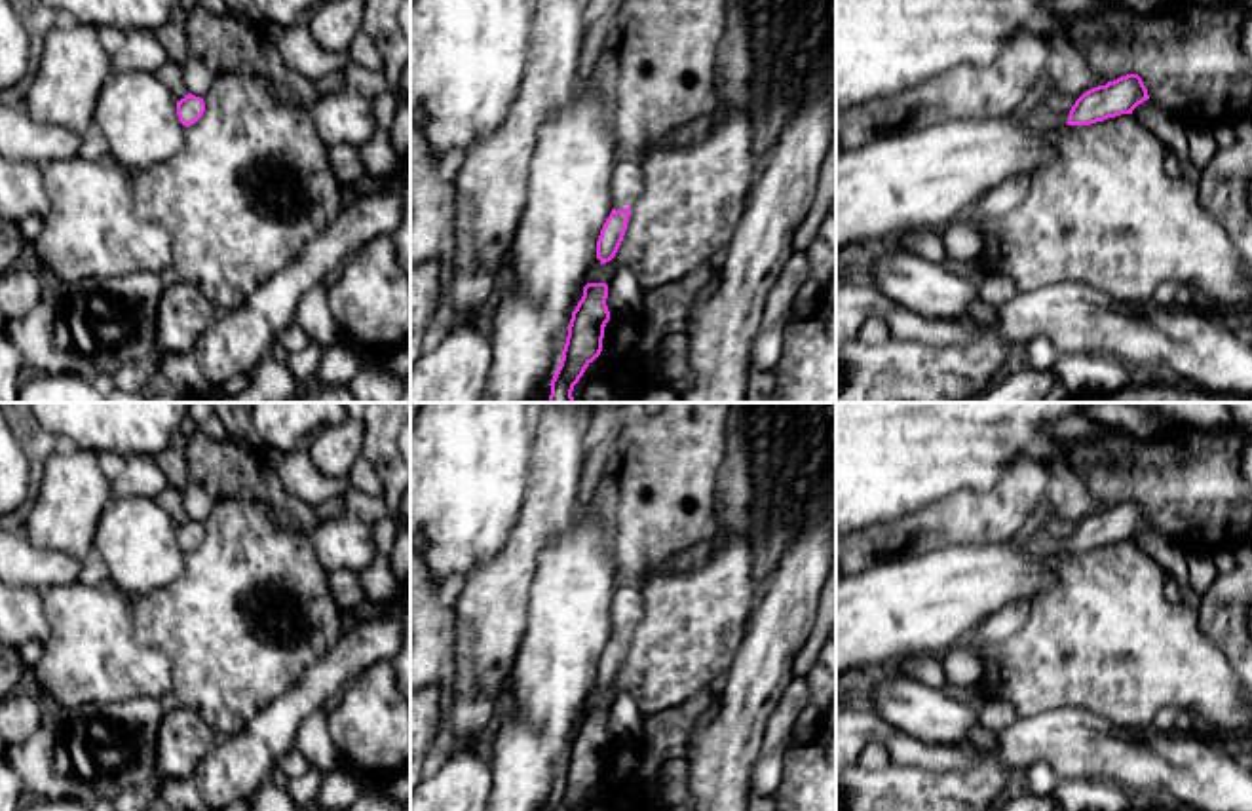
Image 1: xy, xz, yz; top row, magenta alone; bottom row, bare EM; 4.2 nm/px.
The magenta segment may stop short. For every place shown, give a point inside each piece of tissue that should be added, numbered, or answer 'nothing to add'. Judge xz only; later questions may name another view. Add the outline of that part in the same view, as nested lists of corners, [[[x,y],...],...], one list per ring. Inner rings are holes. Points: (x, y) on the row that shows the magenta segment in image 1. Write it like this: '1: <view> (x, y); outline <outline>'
1: xz (627, 183); outline [[[619,158],[616,161],[614,175],[610,180],[614,209],[627,209],[642,194],[642,190],[644,179],[638,161]]]

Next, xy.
nothing to add

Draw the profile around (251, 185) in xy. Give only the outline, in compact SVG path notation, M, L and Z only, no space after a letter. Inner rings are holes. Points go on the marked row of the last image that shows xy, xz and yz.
M217 74L213 85L203 97L203 103L203 116L182 131L184 144L177 156L131 175L133 207L141 218L161 226L169 234L173 247L171 268L179 281L198 287L218 311L232 311L239 308L264 281L285 270L310 239L323 234L340 215L350 198L344 184L331 169L329 146L317 135L310 108L283 101L262 76Z

